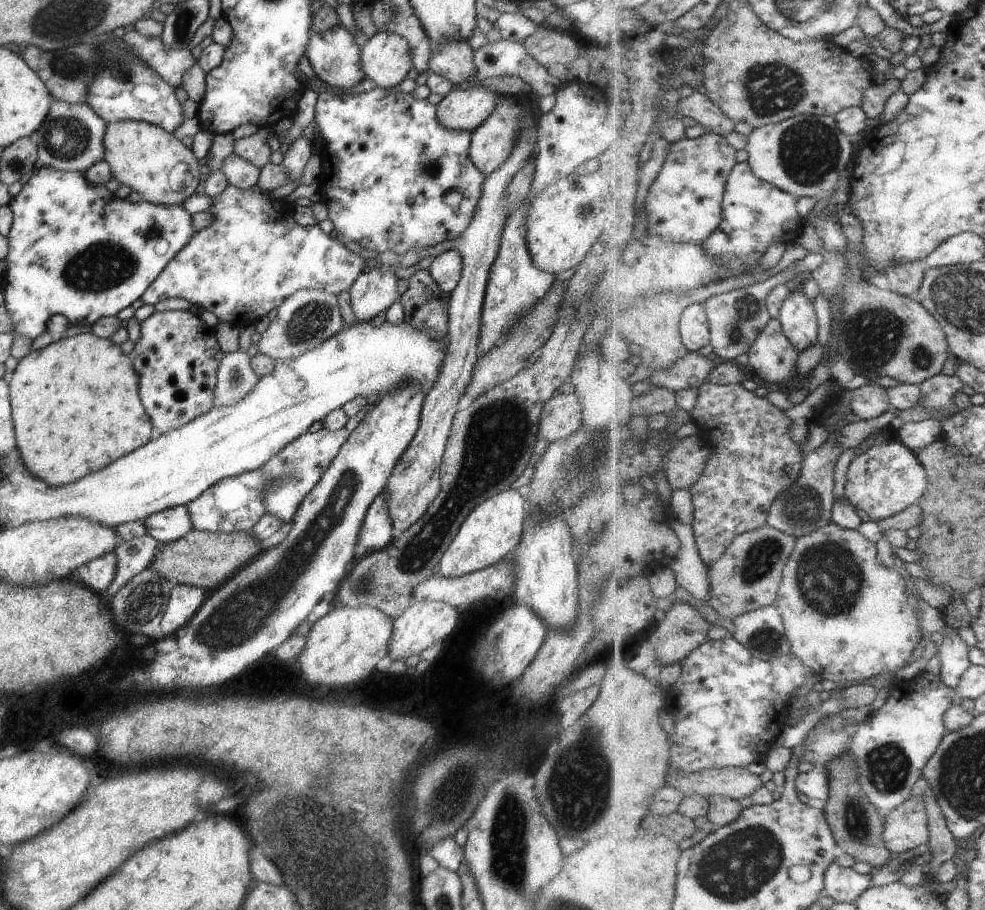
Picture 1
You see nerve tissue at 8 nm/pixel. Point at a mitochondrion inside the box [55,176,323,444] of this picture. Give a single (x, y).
(100, 267)

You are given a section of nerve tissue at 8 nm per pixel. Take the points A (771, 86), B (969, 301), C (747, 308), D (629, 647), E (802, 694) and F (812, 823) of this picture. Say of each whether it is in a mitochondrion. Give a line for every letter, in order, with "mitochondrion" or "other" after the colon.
A: mitochondrion
B: mitochondrion
C: mitochondrion
D: other
E: other
F: other

